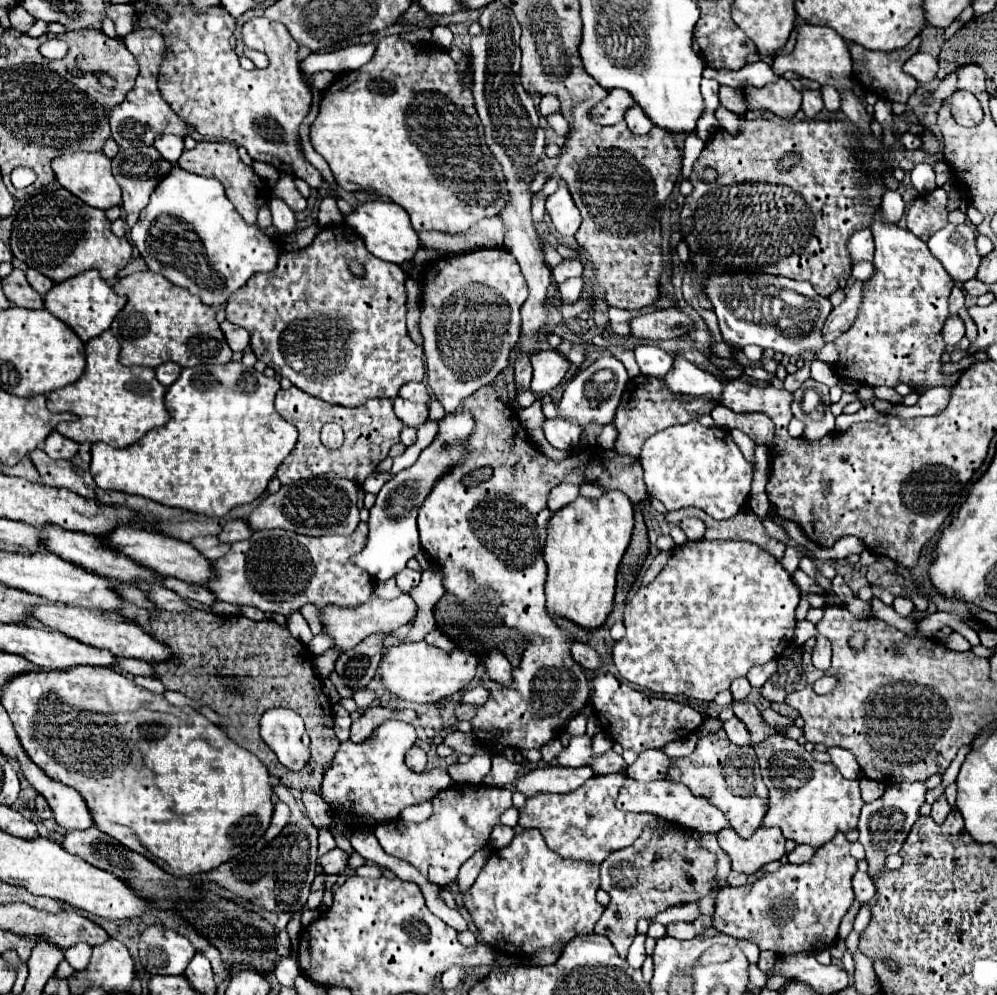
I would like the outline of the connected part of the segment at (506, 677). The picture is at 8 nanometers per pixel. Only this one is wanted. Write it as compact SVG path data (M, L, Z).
M490 653L490 657L484 657L488 677L504 687L510 687L514 683L512 679L512 665L502 657L502 653Z

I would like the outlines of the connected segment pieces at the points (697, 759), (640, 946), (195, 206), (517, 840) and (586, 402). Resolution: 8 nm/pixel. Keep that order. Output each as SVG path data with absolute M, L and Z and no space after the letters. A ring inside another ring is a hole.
M720 735L702 737L688 757L674 761L674 769L670 769L666 779L682 781L694 795L702 795L710 799L710 803L718 805L730 819L730 827L742 837L752 837L752 833L762 827L762 821L768 813L768 787L762 781L754 749L734 745Z
M636 935L636 939L634 939L634 943L630 945L630 953L628 953L628 957L626 957L626 961L630 963L630 967L634 967L634 969L640 969L642 967L642 961L644 961L644 957L646 957L646 951L644 951L644 935Z
M174 165L174 173L170 173L170 177L166 177L166 181L162 181L162 185L158 185L158 189L150 195L148 207L140 213L138 223L130 231L130 241L144 257L150 271L164 275L174 285L186 287L190 293L198 295L202 303L216 311L222 309L228 297L244 287L254 273L268 273L276 269L282 253L282 245L276 239L266 235L258 225L248 225L244 221L226 197L218 179L204 179L200 175L184 173L178 165Z
M526 829L524 833L516 835L508 847L502 847L490 855L480 875L476 877L474 885L462 893L462 905L468 911L474 925L478 927L478 933L482 935L482 939L496 953L528 957L538 949L552 949L560 955L564 945L572 937L592 933L596 921L604 913L606 907L602 907L596 901L598 887L600 887L598 865L560 857L556 851L552 851L546 845L538 829Z
M604 355L600 357L598 361L594 361L590 367L586 367L584 371L580 371L564 389L564 395L560 399L558 405L546 405L544 407L544 413L546 417L558 417L554 413L570 413L574 417L574 421L578 421L582 425L582 437L584 437L584 429L590 421L598 421L602 425L606 423L612 423L614 419L614 413L616 413L616 407L620 403L620 397L624 393L624 387L628 383L628 373L626 373L626 367L622 365L622 361L618 361L616 357L612 355ZM554 409L562 409L562 411L554 411Z

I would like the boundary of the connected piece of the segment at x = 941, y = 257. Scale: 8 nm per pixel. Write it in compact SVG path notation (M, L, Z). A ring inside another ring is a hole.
M948 223L928 239L928 249L944 265L948 275L964 283L976 277L980 257L976 251L976 231L964 225Z

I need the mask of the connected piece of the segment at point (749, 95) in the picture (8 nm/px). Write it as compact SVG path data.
M778 77L778 81L768 83L762 89L754 89L751 85L746 85L742 91L748 109L764 109L780 117L792 117L800 109L800 101L802 101L802 93L784 77Z

